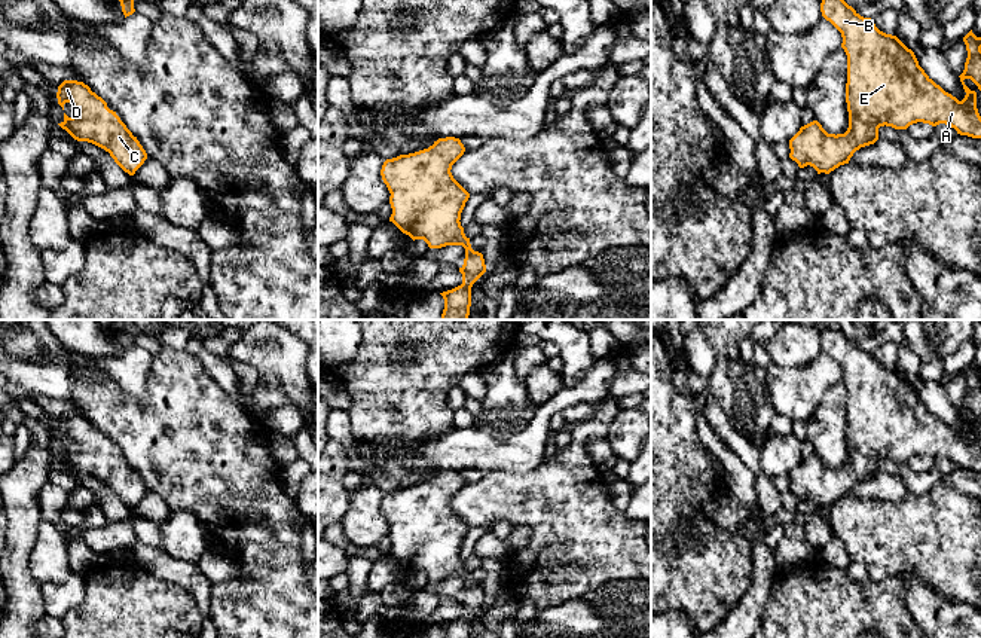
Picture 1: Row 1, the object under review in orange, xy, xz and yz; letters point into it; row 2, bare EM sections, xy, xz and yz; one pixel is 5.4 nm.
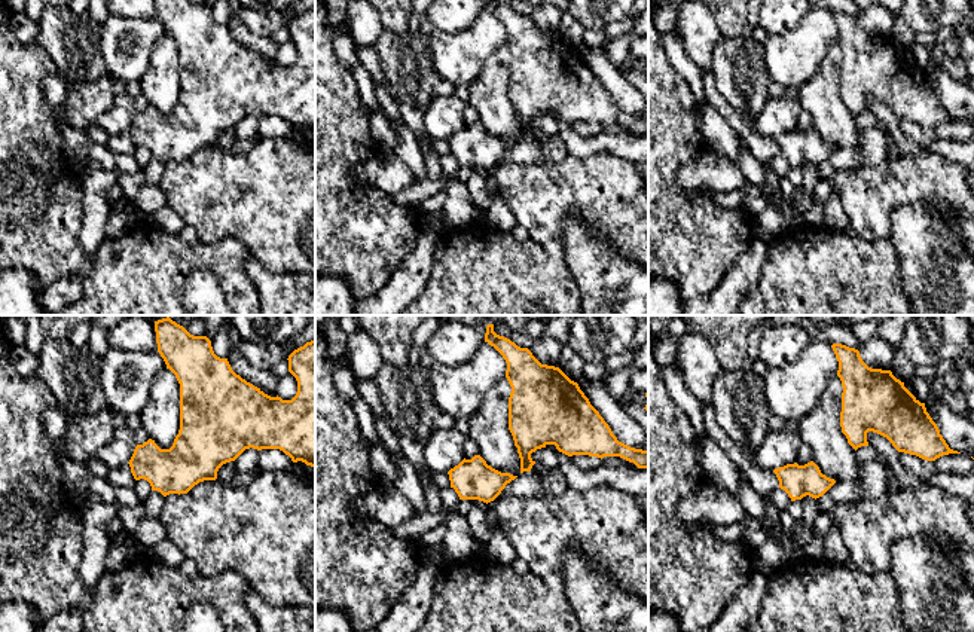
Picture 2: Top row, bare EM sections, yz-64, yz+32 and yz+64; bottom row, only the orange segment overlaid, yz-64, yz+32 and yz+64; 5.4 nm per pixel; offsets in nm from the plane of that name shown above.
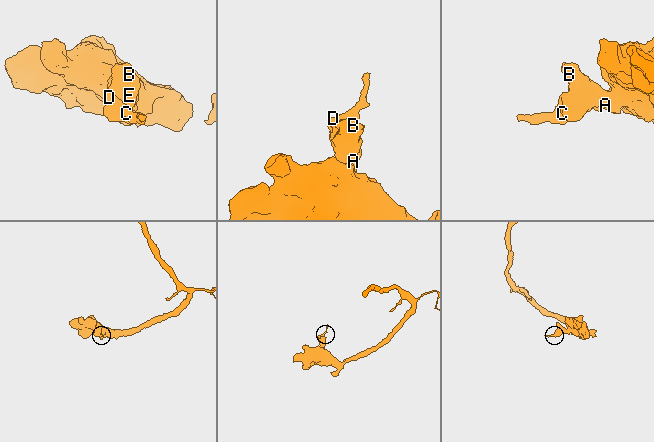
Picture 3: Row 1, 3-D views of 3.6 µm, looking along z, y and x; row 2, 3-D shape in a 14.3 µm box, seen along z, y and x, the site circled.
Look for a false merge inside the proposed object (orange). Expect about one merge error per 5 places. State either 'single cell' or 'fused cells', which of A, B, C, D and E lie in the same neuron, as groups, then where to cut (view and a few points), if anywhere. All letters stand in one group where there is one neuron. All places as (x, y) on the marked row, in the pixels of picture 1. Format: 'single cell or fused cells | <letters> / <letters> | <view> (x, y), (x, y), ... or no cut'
single cell | A B C D E | no cut

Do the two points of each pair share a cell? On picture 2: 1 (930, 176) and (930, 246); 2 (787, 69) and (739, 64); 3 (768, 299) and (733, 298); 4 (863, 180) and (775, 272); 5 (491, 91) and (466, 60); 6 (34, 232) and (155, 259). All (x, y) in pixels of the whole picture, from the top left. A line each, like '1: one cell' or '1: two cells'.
1: two cells
2: two cells
3: two cells
4: two cells
5: two cells
6: one cell

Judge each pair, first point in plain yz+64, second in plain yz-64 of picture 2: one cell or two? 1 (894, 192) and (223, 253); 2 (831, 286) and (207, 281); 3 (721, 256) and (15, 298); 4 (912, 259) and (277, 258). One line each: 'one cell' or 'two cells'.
1: two cells
2: two cells
3: two cells
4: two cells

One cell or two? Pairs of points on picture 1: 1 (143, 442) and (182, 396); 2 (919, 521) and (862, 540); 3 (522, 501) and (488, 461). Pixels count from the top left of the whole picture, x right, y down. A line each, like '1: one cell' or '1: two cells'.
1: one cell
2: one cell
3: two cells

